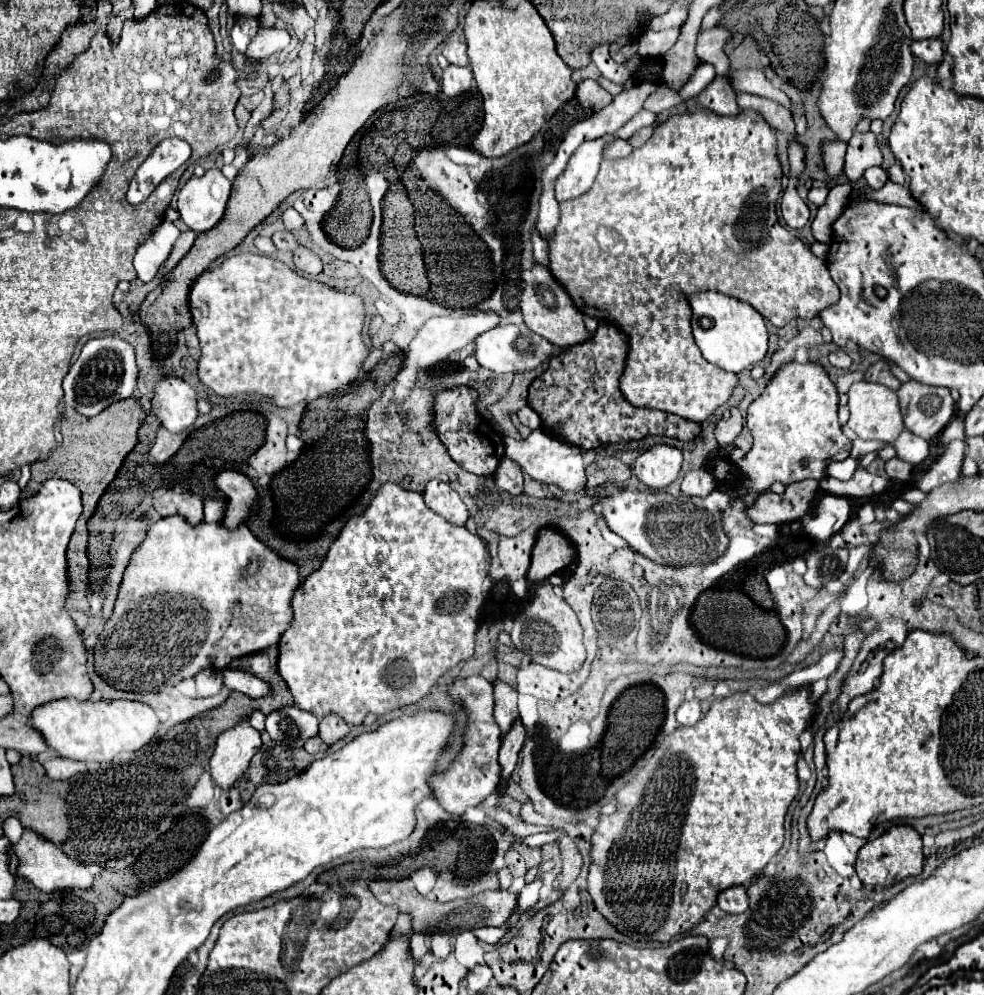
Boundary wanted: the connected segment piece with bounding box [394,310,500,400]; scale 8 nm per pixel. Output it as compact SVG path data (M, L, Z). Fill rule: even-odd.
M488 310L488 312L478 312L478 314L474 312L474 314L458 316L458 318L454 318L454 316L438 316L438 318L428 320L428 322L422 326L422 330L418 332L418 336L412 340L412 344L408 346L408 352L402 350L402 348L398 348L398 346L396 346L396 350L394 350L394 354L402 354L402 356L408 360L406 368L396 374L396 388L394 388L396 394L394 394L394 400L404 400L404 398L408 396L410 388L412 388L414 382L416 382L418 370L428 370L432 364L436 364L436 362L440 362L440 360L446 360L452 352L464 348L464 346L470 344L476 336L480 336L482 332L488 332L488 330L496 328L498 324L500 324L500 316L498 316L496 312L492 312L492 310Z

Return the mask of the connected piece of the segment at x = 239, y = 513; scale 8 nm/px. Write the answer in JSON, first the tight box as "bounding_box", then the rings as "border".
{"bounding_box":[216,470,258,528],"border":[[[224,470],[216,476],[216,486],[228,496],[228,506],[224,520],[228,528],[236,528],[240,522],[246,522],[248,516],[258,510],[256,502],[256,488],[252,486],[250,478],[232,470]]]}

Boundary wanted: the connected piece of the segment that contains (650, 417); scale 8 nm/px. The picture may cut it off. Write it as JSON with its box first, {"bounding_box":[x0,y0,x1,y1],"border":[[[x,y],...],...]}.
{"bounding_box":[528,320,700,448],"border":[[[600,320],[592,340],[566,348],[550,358],[548,368],[532,382],[528,396],[528,406],[532,406],[532,410],[542,418],[544,434],[578,448],[598,448],[604,444],[640,440],[646,434],[660,434],[686,442],[696,438],[700,432],[696,422],[660,410],[634,408],[626,402],[618,382],[626,366],[628,346],[626,334],[614,322]]]}

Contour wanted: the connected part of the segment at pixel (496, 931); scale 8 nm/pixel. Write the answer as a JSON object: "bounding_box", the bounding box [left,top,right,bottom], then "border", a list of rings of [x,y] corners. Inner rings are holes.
{"bounding_box":[472,922,510,944],"border":[[[506,922],[506,924],[500,926],[500,928],[476,928],[476,930],[472,930],[472,934],[474,934],[480,942],[496,944],[496,942],[506,934],[508,928],[510,928],[510,922]]]}

